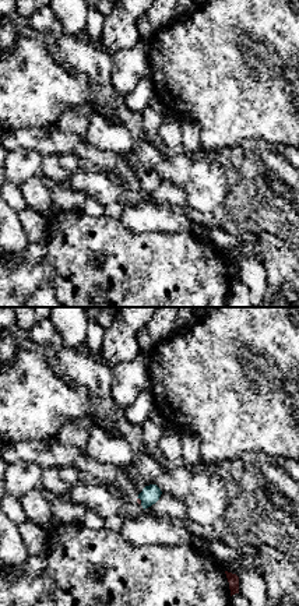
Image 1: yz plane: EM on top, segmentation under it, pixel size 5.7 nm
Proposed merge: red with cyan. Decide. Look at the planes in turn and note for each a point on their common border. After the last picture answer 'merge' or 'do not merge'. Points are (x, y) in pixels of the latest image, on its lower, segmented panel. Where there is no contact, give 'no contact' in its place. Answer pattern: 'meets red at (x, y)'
meets red at (140, 500)

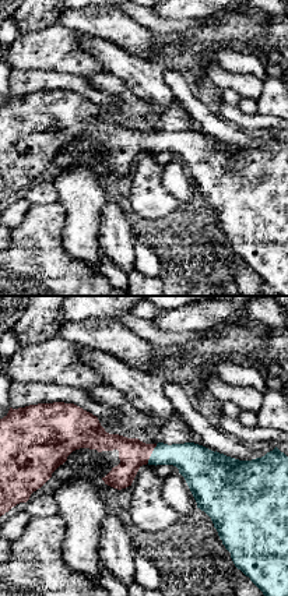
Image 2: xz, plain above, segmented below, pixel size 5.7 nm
meets red at (151, 452)

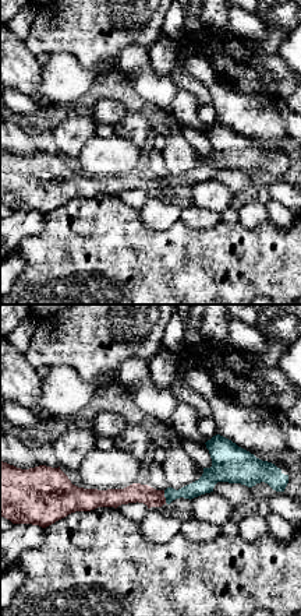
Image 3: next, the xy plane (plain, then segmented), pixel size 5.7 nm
meets red at (163, 496)

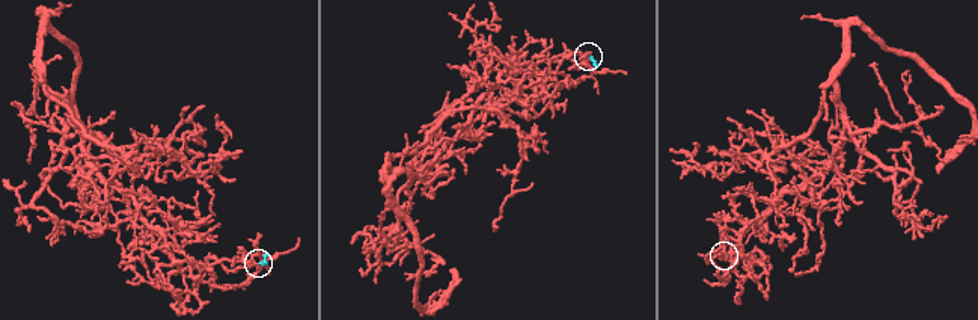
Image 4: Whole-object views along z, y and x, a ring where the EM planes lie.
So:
merge

